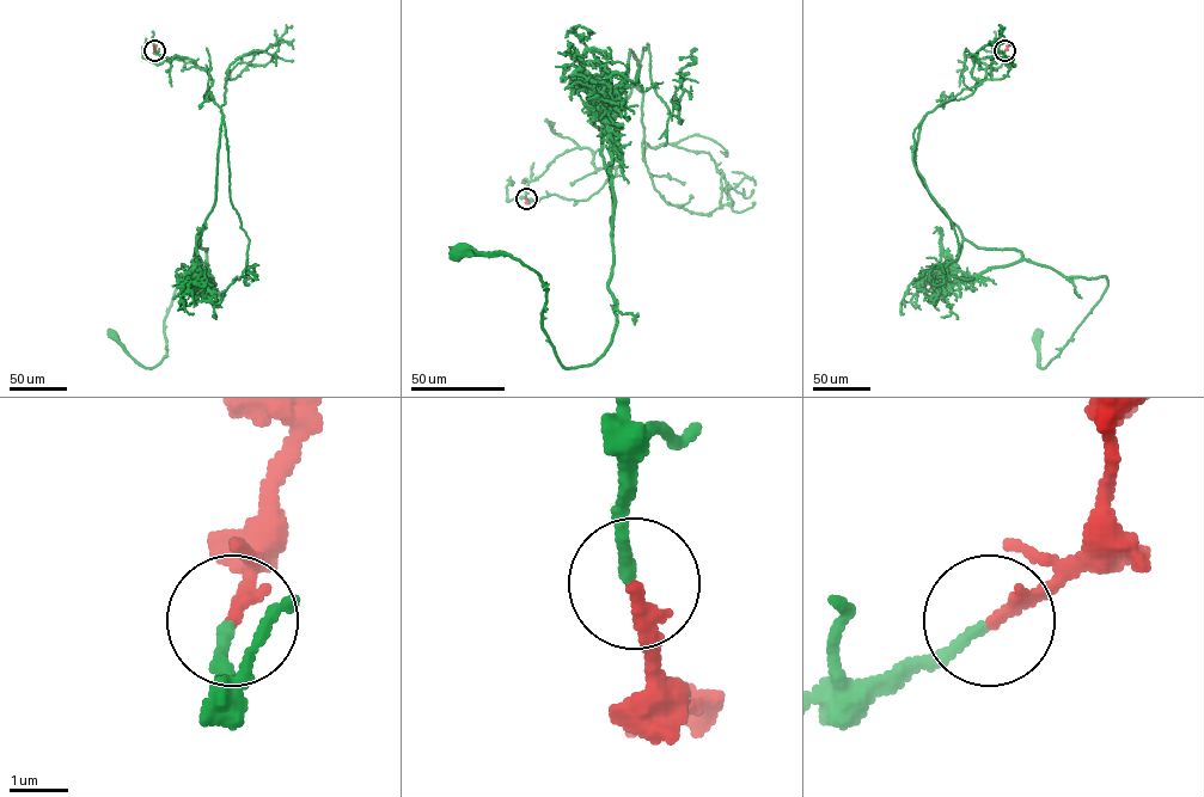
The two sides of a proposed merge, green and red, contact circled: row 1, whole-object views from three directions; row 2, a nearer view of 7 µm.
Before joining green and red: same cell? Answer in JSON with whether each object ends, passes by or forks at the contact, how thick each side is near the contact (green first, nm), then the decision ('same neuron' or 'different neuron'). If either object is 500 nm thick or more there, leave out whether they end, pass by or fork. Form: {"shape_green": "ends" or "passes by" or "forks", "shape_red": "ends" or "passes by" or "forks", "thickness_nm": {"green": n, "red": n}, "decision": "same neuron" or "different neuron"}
{"shape_green": "ends", "shape_red": "ends", "thickness_nm": {"green": 190, "red": 240}, "decision": "same neuron"}

